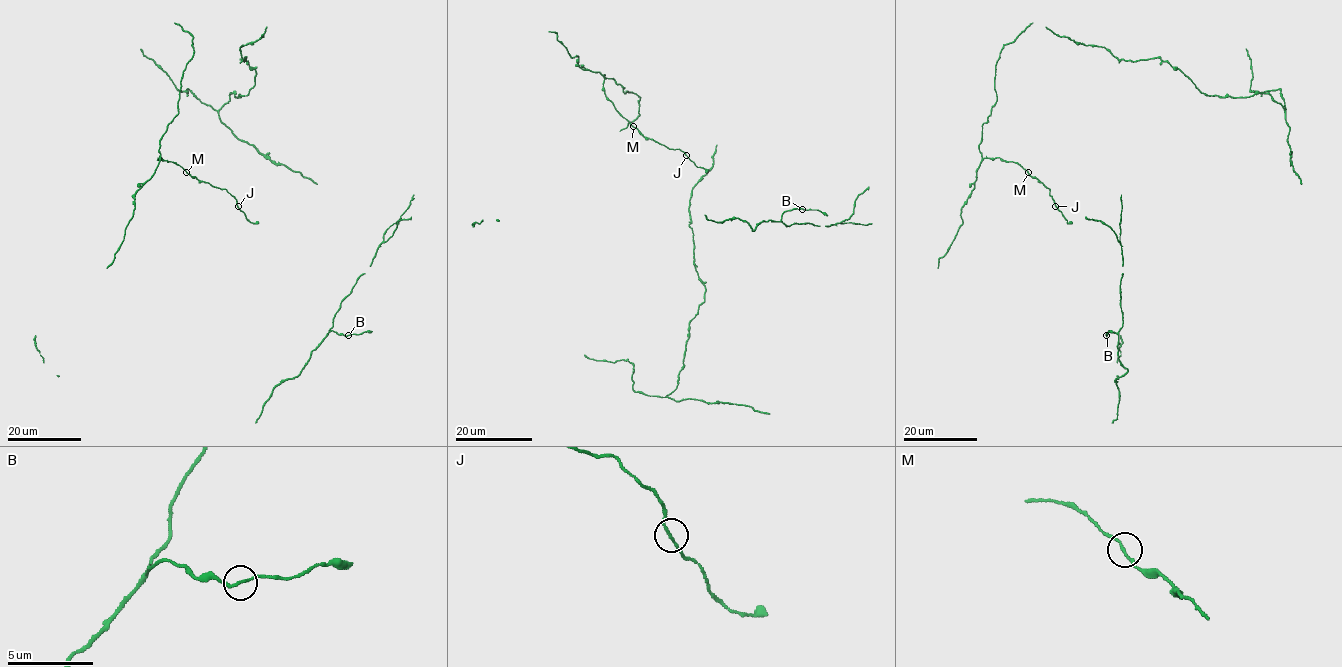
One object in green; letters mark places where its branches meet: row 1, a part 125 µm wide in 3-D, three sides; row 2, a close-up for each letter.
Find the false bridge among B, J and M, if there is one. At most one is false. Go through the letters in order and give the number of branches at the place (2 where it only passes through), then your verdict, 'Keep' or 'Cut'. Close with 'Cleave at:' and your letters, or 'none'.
B: Branches: 2. Keep
J: Branches: 2. Keep
M: Branches: 2. Keep
Cleave at: none

